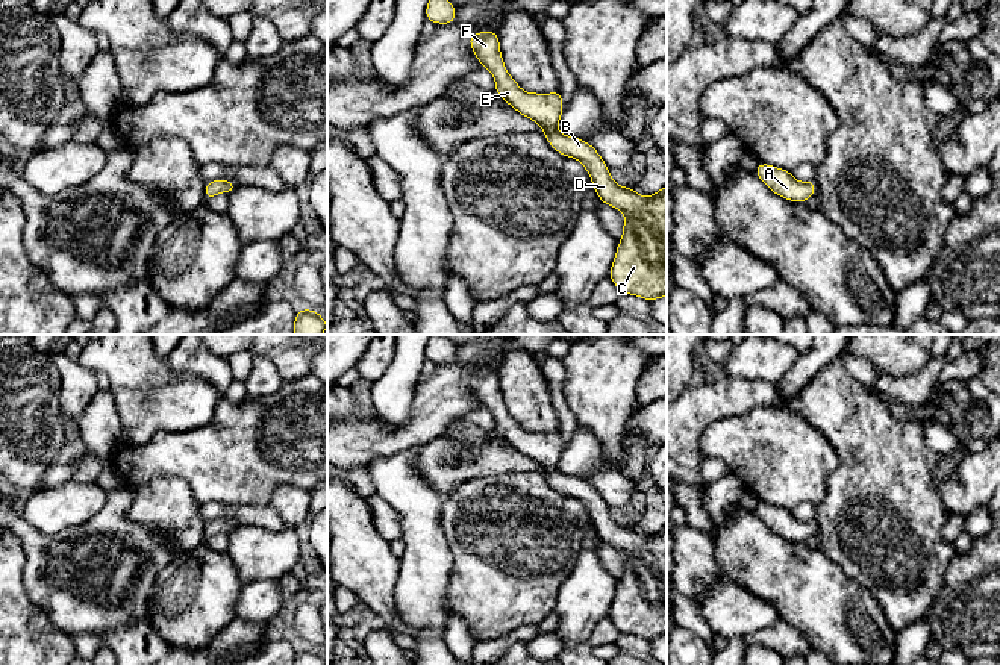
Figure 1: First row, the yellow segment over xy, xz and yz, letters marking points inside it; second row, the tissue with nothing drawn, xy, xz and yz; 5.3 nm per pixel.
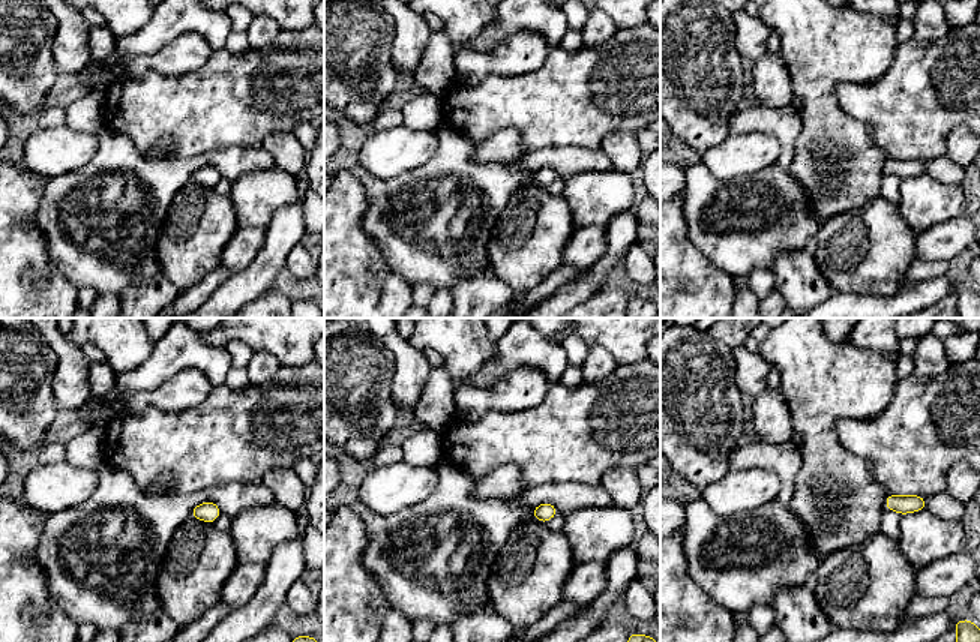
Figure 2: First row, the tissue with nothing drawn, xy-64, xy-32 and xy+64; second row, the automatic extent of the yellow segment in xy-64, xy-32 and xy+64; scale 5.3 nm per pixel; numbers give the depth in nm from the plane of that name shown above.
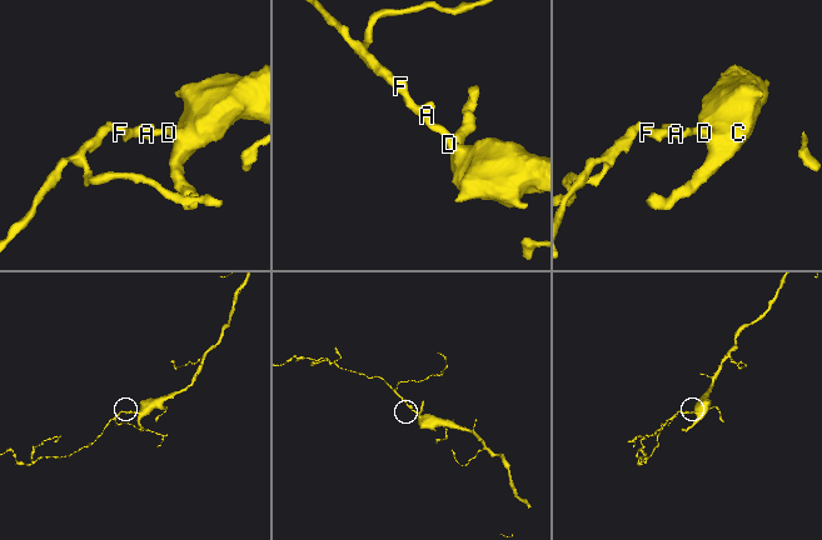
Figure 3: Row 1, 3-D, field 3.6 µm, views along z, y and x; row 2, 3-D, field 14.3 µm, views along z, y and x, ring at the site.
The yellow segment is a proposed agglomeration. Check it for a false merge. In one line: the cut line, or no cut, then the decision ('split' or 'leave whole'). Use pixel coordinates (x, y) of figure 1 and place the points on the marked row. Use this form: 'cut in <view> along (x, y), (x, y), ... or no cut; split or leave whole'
no cut; leave whole

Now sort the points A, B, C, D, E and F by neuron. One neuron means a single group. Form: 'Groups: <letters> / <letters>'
Groups: A B C D E F

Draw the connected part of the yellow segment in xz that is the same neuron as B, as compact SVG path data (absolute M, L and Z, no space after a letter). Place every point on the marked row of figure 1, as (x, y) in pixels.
M497 32L471 33L468 41L480 65L491 71L500 98L539 124L559 155L574 158L585 167L603 204L624 212L623 236L609 270L618 291L650 303L667 297L667 185L650 197L635 192L632 186L617 185L591 144L558 132L564 112L559 91L523 91L503 64Z

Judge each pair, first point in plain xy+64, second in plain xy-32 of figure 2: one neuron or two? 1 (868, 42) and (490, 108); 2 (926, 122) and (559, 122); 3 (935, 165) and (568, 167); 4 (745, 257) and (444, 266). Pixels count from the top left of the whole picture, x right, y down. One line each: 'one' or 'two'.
1: two
2: one
3: one
4: one

